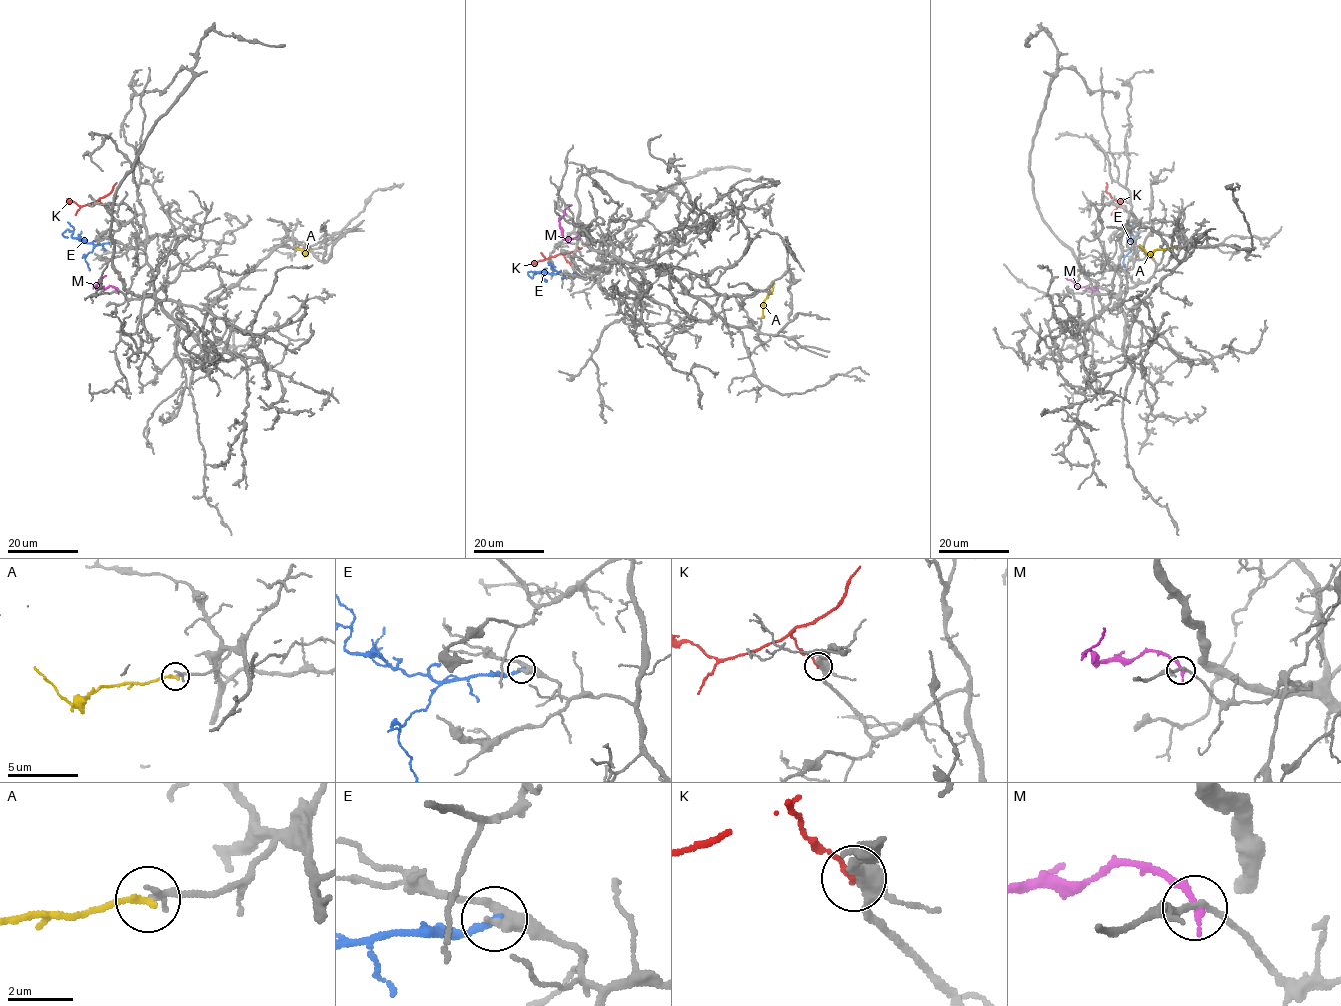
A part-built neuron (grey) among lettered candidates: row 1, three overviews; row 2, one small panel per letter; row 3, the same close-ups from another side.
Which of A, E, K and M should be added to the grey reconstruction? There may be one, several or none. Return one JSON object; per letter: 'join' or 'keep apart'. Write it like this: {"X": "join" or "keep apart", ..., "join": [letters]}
{"A": "join", "E": "keep apart", "K": "keep apart", "M": "keep apart", "join": ["A"]}

